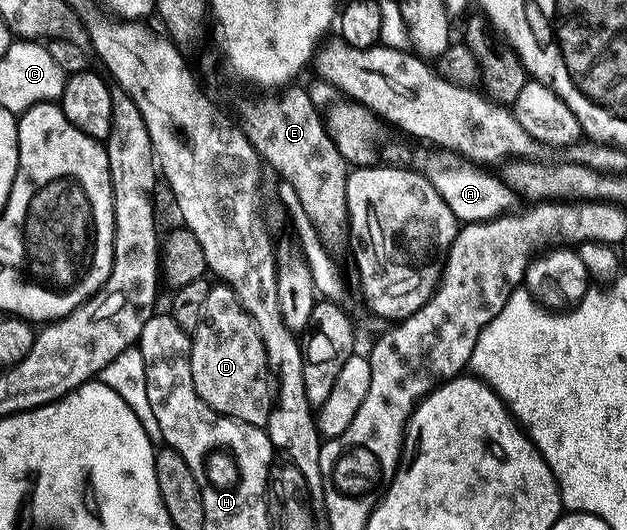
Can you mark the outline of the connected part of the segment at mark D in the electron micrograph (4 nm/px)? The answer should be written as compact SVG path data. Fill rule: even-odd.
M217 281L210 286L207 293L207 301L203 301L203 313L199 317L199 325L192 331L191 338L191 381L195 381L195 393L199 393L199 397L203 397L203 401L207 401L207 405L211 405L211 409L215 409L220 415L226 415L232 419L239 420L240 423L247 425L255 425L256 427L265 427L269 421L269 414L273 412L275 406L275 383L272 378L261 379L261 374L266 374L269 362L267 361L267 353L263 341L257 332L257 326L252 317L241 308L240 301L235 297L235 293L228 283Z

